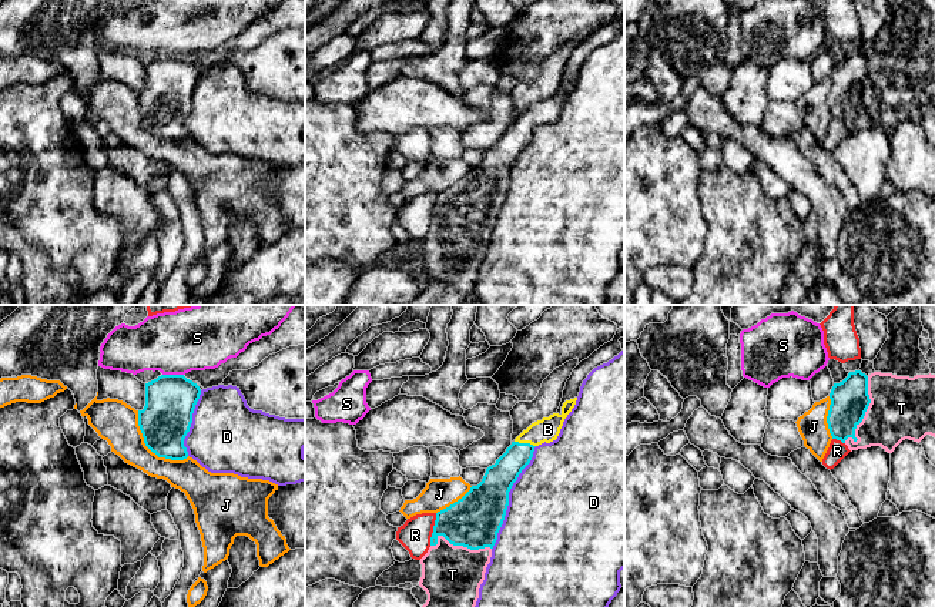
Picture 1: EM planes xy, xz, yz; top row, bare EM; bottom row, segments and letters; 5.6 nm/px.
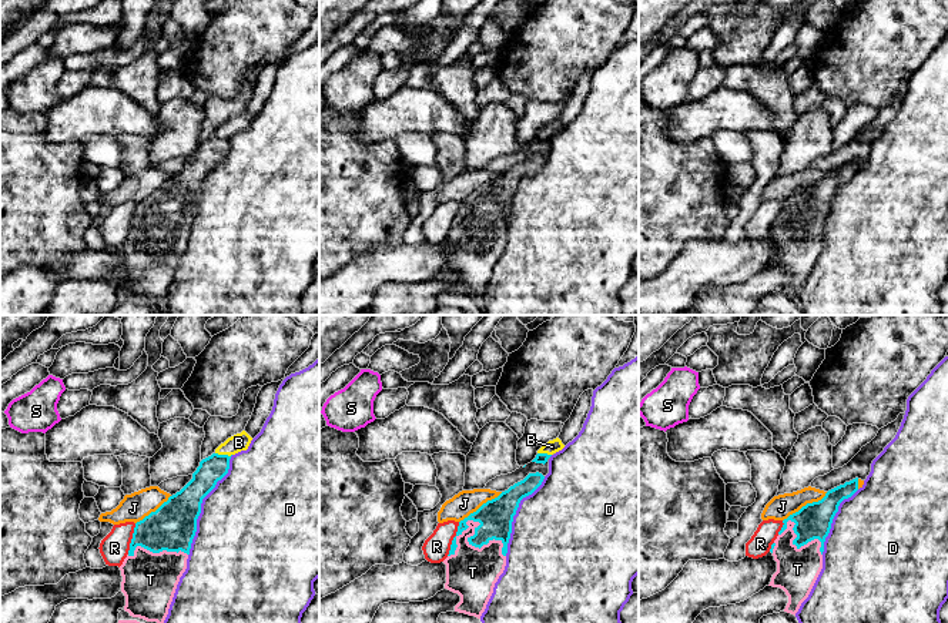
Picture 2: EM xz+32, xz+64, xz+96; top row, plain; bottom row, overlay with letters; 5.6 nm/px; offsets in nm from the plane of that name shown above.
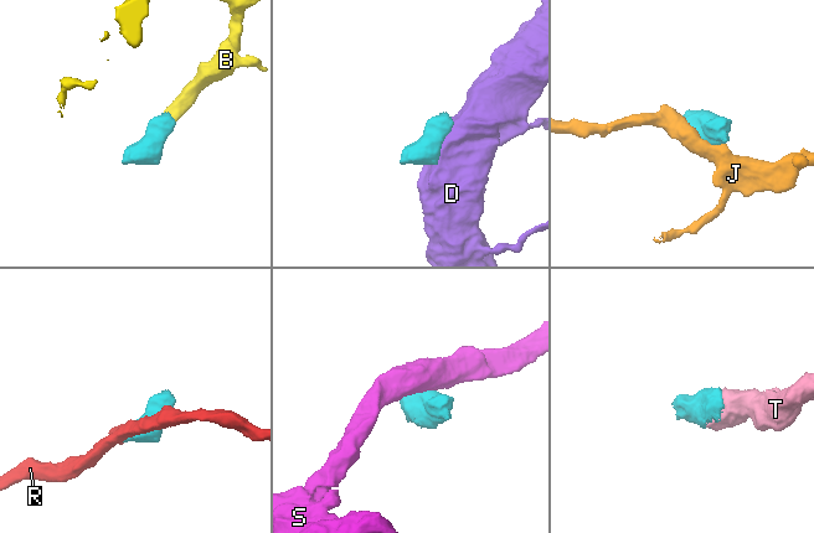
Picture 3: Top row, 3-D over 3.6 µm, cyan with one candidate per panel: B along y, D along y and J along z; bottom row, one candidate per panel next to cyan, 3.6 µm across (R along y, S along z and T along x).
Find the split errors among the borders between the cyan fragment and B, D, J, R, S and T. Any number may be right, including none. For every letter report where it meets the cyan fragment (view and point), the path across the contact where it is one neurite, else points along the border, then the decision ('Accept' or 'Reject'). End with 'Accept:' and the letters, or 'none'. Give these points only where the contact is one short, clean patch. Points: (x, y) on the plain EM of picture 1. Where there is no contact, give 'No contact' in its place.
B: Touches cyan at xz (525, 124). Path across: xz (499, 158), (525, 124), (536, 114), (548, 110). Accept
D: Touches cyan at xz (508, 178). Reject
J: Touches cyan at xy (150, 130). Reject
R: Touches cyan at xz (434, 210). Boundary: xz (436, 194), (429, 225). Reject
S: Touches cyan at xy (173, 56). Boundary: xy (163, 54), (183, 56). Reject
T: Touches cyan at yz (865, 91). Accept
Accept: B, T

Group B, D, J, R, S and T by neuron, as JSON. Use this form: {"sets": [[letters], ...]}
{"sets": [["B", "T"], ["D"], ["J"], ["R"], ["S"]]}

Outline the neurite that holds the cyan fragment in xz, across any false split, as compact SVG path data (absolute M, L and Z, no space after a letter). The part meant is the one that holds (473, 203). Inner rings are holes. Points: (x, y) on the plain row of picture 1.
M566 81L560 95L532 104L486 150L477 167L436 194L430 228L420 239L419 266L428 281L413 299L391 305L468 305L506 197L509 172L530 144L534 128L557 120L576 81Z

